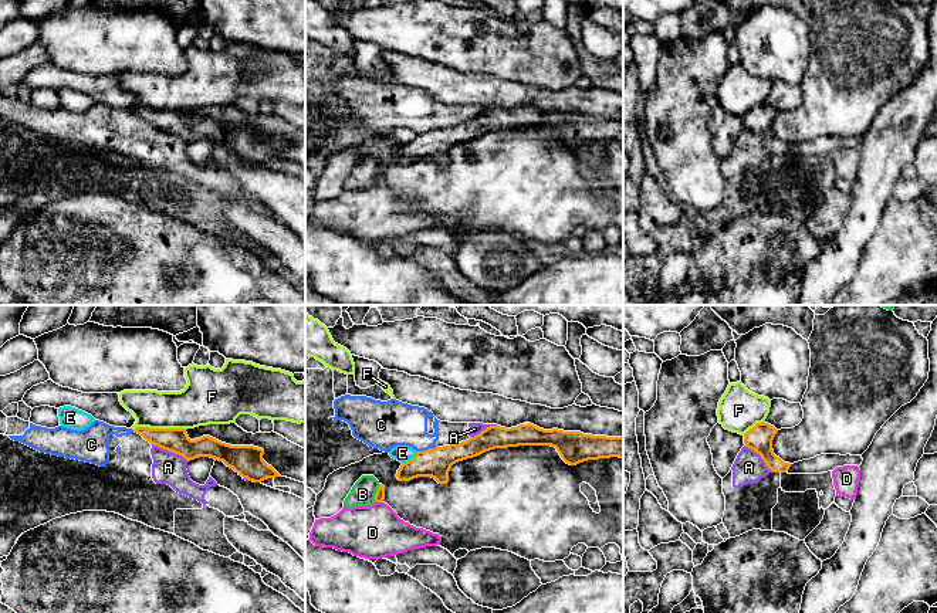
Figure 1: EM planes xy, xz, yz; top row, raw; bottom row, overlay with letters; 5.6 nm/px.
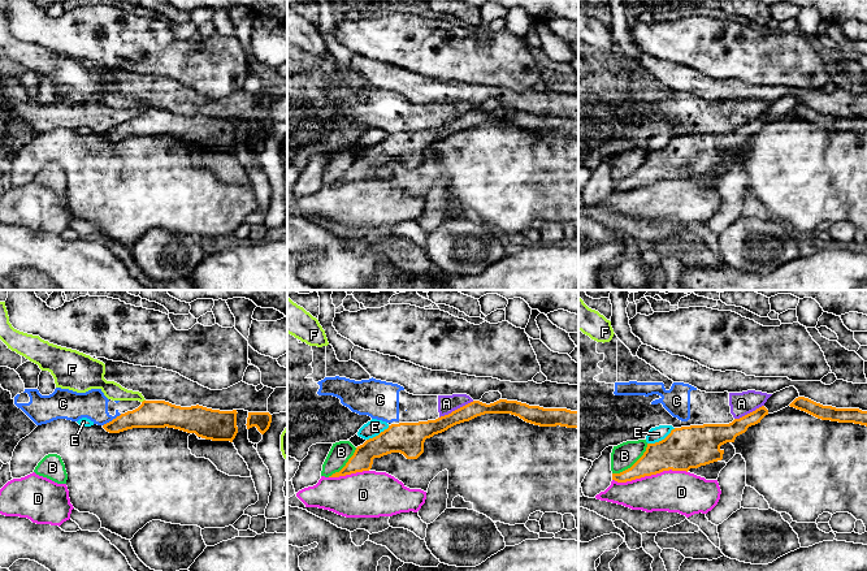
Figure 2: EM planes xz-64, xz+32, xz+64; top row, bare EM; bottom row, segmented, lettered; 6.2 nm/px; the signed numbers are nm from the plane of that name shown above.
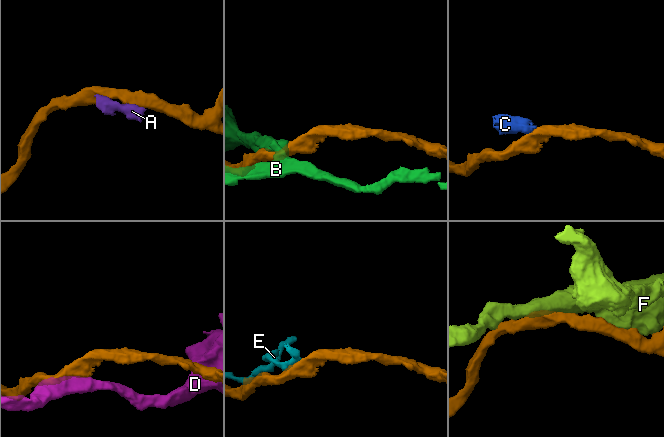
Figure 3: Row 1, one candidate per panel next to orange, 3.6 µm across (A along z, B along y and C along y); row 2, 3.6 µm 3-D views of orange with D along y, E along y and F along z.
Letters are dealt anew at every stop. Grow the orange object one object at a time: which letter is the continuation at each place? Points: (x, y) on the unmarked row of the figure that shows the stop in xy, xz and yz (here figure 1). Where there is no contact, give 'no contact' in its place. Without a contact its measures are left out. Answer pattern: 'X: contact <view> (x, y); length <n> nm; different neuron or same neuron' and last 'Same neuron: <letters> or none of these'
A: contact xy (171, 134); length 240 nm; different neuron
B: contact xz (376, 175); length 110 nm; different neuron
C: contact xz (426, 132); length 120 nm; different neuron
D: contact xz (379, 183); length 40 nm; different neuron
E: contact xz (409, 142); length 120 nm; different neuron
F: contact xy (159, 111); length 300 nm; different neuron
Same neuron: none of these

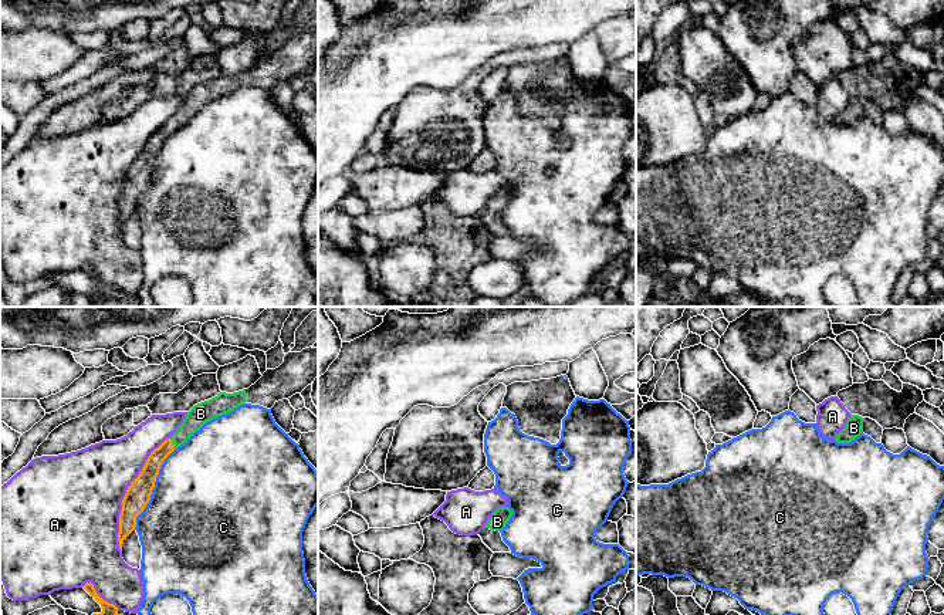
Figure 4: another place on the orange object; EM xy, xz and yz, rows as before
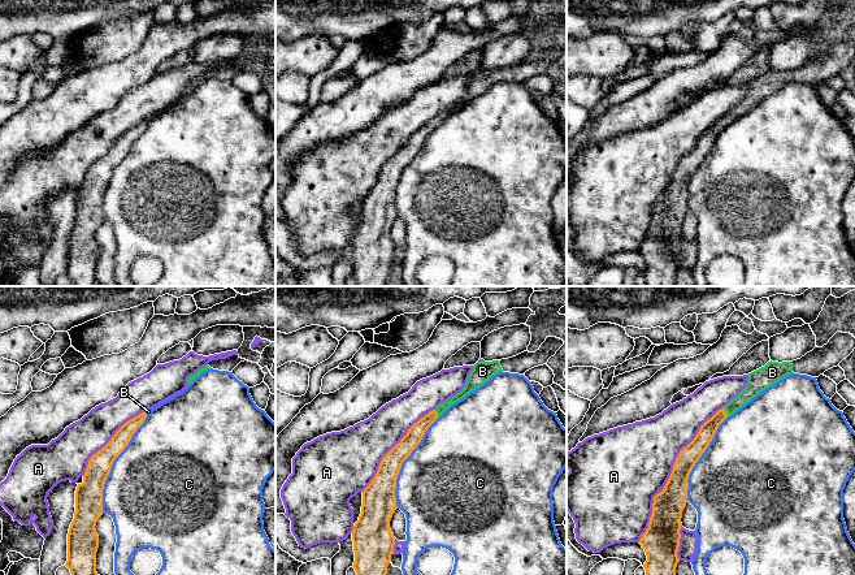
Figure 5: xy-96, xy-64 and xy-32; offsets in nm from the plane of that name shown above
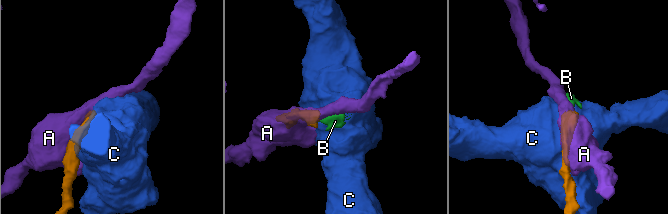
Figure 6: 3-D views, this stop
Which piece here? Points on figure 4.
A: contact xy (127, 175); length 700 nm; different neuron
B: contact xy (172, 125); length 70 nm; same neuron
C: contact xy (152, 171); length 500 nm; different neuron
Same neuron: B

